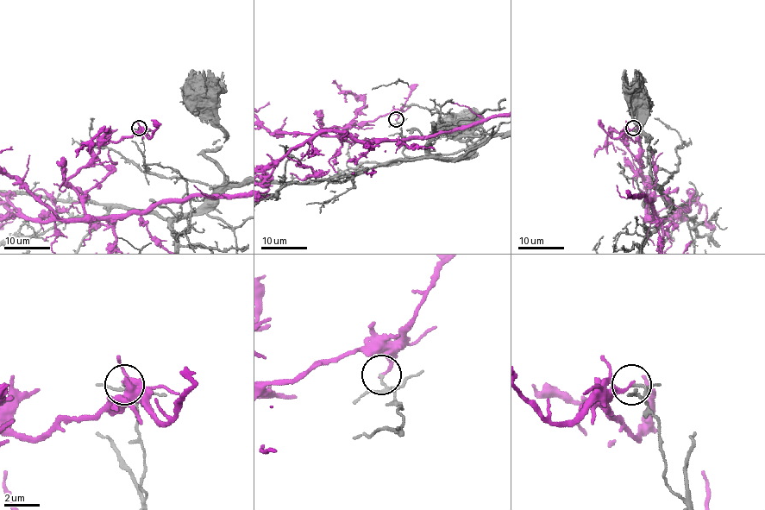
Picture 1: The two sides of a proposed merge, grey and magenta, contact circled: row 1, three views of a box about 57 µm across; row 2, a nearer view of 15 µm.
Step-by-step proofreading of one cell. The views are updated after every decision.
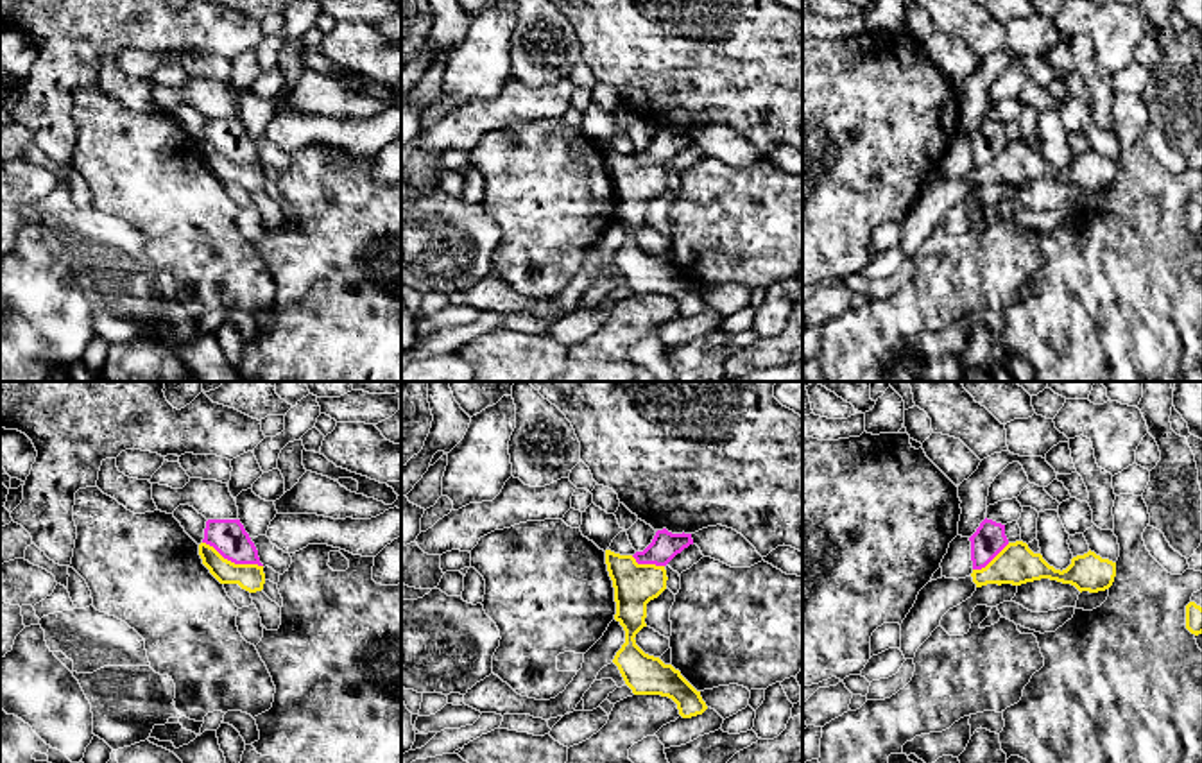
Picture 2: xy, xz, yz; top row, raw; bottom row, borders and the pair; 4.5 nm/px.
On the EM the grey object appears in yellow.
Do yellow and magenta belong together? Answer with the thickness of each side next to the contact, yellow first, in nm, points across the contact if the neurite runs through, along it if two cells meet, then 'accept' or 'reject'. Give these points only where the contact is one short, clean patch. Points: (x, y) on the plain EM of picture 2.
120/160 nm | along xy (203, 140), (235, 162), (257, 162), (262, 165) | reject

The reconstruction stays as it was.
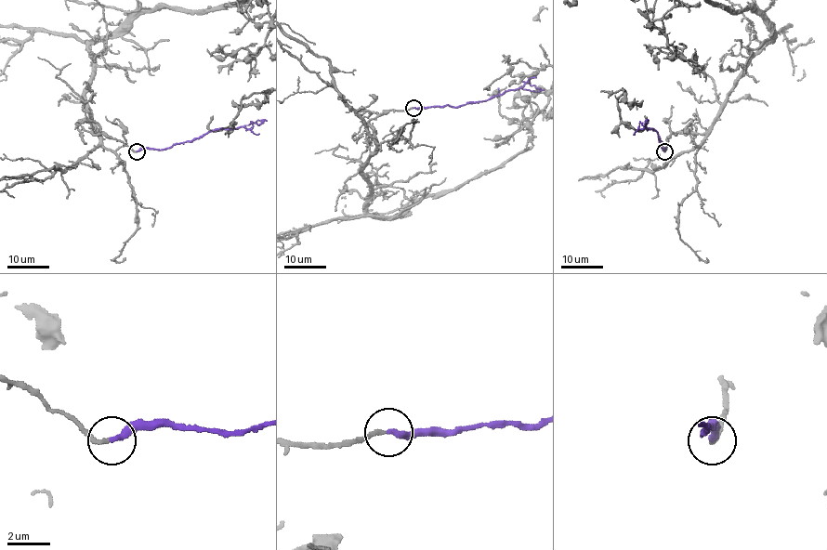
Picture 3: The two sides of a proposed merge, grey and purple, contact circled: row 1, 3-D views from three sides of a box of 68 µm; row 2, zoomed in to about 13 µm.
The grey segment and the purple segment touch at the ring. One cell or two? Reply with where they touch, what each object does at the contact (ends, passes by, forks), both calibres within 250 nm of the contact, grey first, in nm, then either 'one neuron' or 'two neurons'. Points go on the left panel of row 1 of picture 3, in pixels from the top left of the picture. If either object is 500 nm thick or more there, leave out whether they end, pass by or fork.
place (137, 151); grey ends; purple ends; calibres 190 and 300 nm; one neuron

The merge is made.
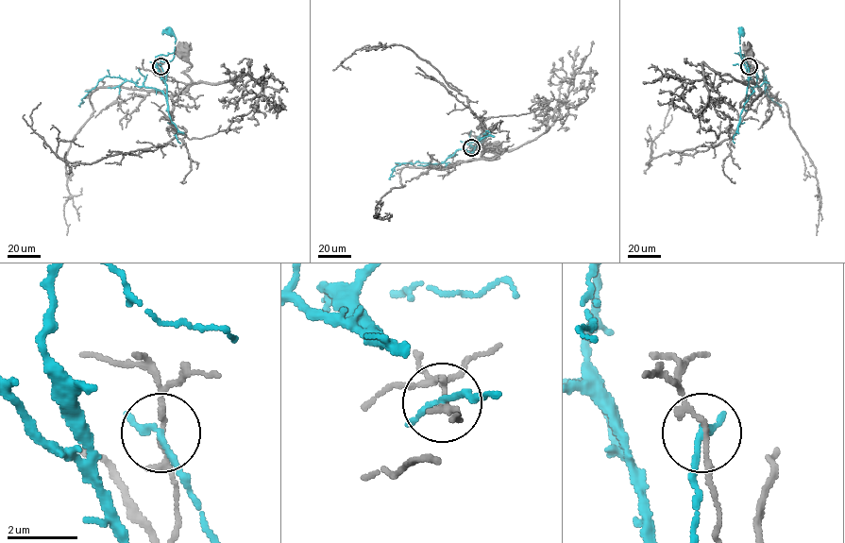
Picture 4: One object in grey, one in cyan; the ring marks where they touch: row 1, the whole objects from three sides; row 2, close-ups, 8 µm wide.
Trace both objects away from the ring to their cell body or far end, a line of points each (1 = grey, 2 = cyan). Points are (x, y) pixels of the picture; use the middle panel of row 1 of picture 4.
1: (471, 147), (472, 157), (479, 159), (498, 155), (500, 152), (494, 152), (501, 149), (493, 145)
2: (471, 147), (477, 144), (471, 151), (457, 149), (440, 163), (400, 163), (392, 169), (390, 179)

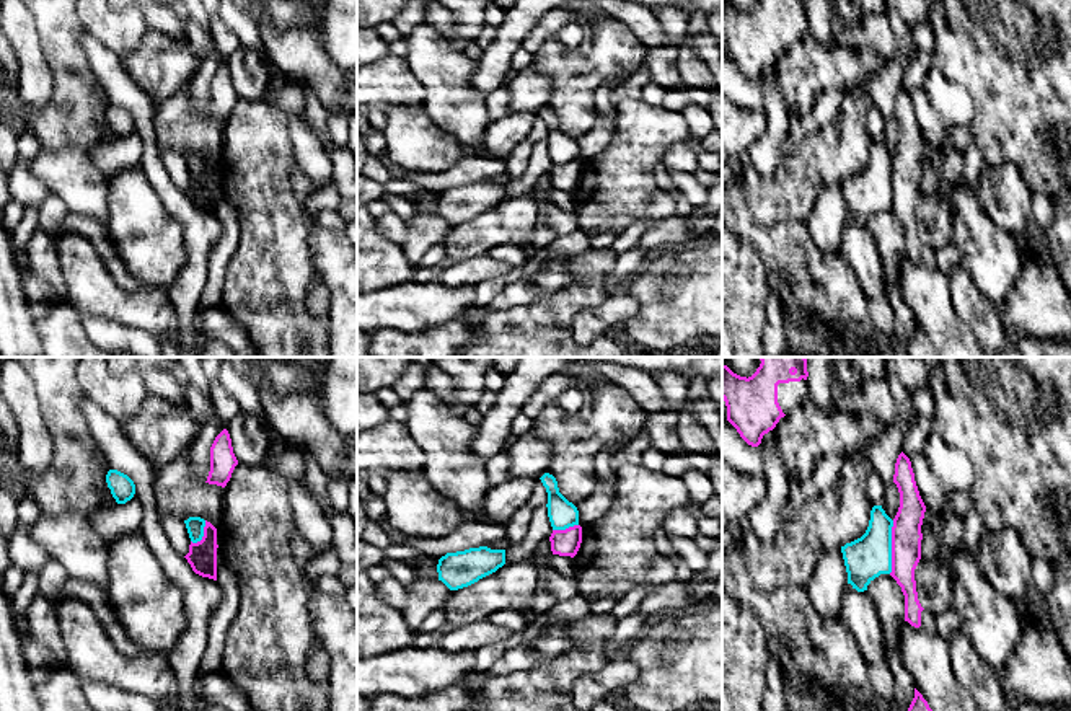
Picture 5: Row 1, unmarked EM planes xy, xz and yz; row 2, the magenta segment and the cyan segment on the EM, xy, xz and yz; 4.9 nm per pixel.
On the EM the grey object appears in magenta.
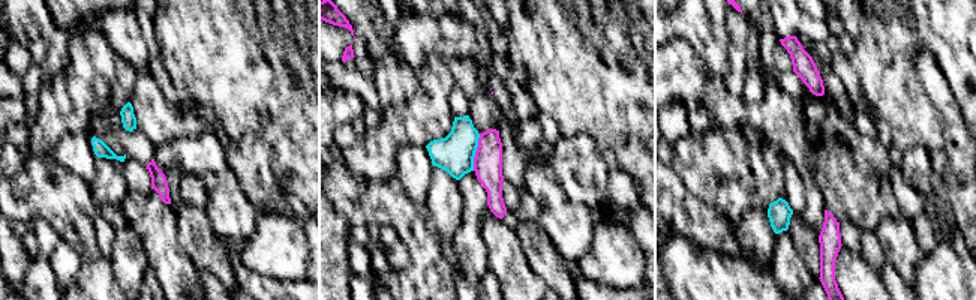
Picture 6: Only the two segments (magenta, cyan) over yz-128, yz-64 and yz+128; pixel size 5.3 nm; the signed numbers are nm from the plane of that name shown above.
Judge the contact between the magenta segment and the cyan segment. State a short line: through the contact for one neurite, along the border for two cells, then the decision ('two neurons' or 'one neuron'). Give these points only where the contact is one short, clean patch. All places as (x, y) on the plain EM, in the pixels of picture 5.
two neurons

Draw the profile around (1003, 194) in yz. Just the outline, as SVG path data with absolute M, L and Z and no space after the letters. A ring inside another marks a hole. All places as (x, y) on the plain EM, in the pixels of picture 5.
M1014 163L986 165L975 194L998 228L1012 236L1032 232L1032 191Z

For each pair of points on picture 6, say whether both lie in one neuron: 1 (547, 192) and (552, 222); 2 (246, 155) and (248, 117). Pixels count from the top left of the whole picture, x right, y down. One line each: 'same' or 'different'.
1: same
2: different

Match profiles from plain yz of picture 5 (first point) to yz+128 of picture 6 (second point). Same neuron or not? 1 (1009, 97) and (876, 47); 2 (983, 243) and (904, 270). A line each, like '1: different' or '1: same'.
1: same
2: same

